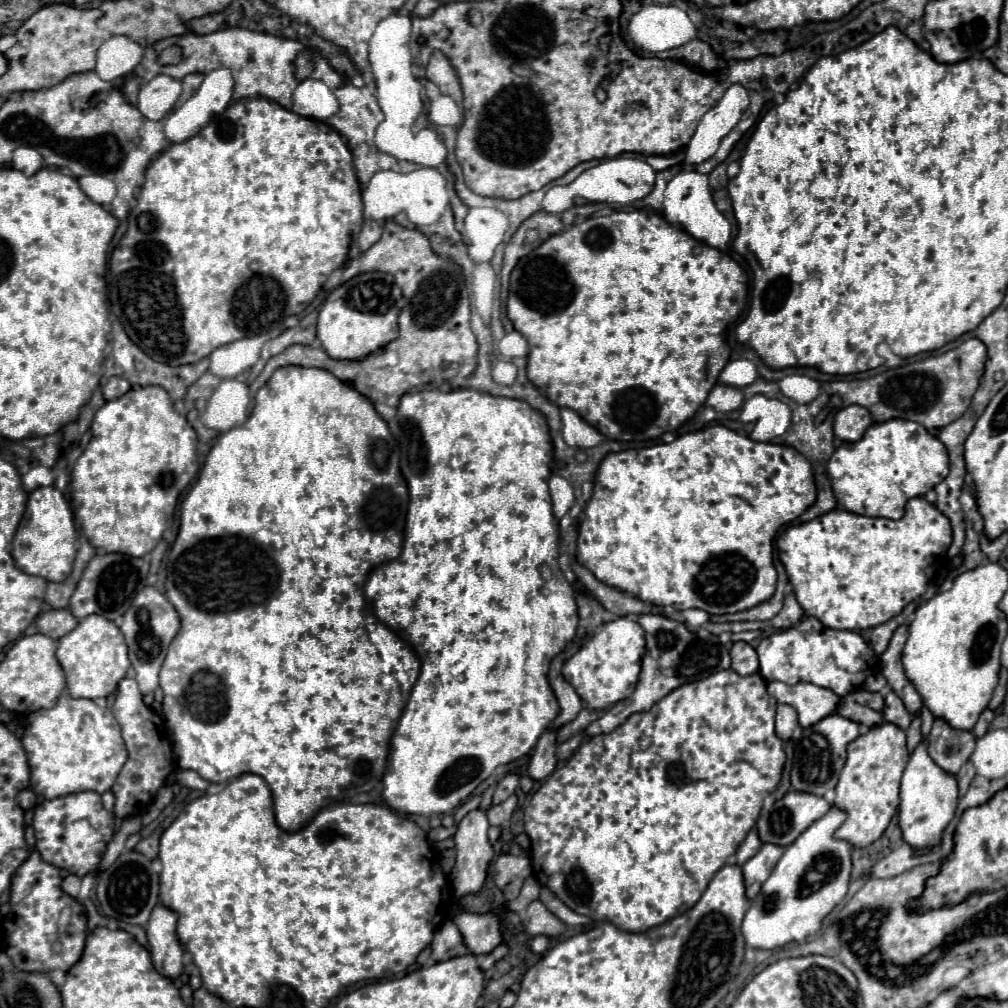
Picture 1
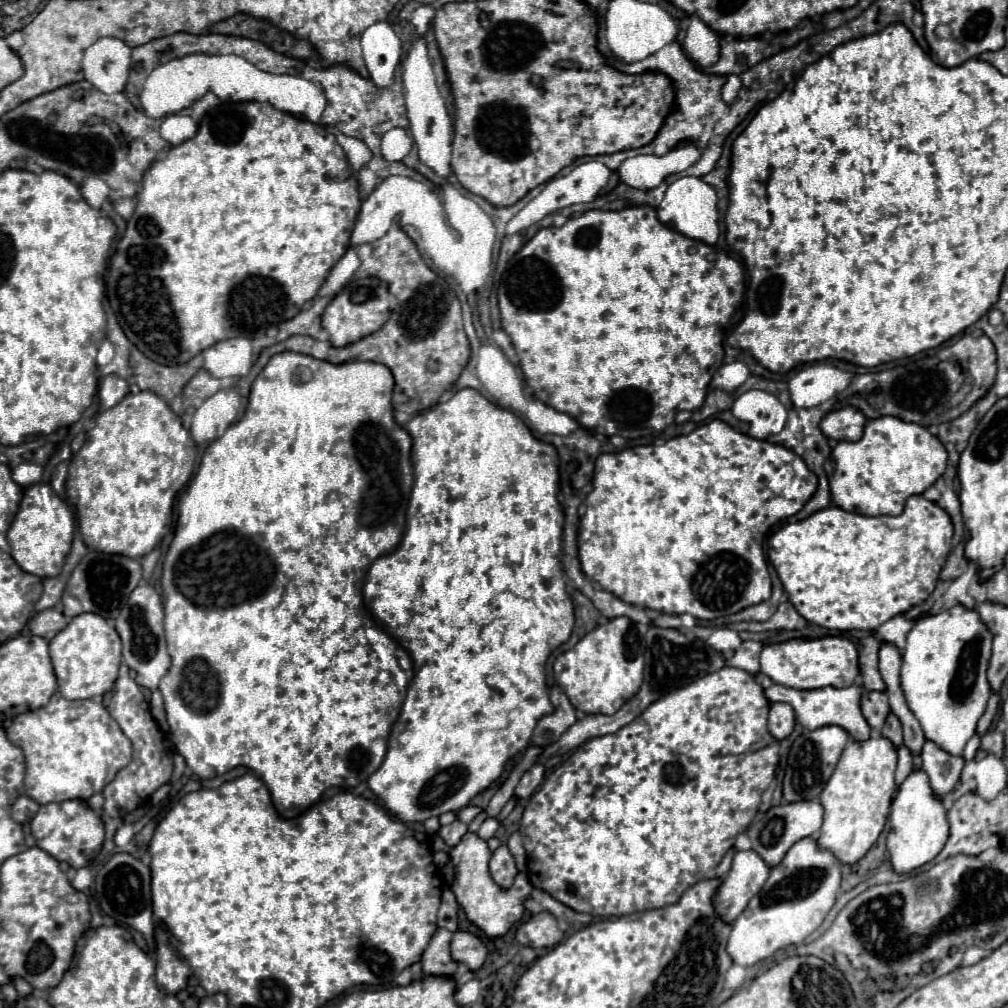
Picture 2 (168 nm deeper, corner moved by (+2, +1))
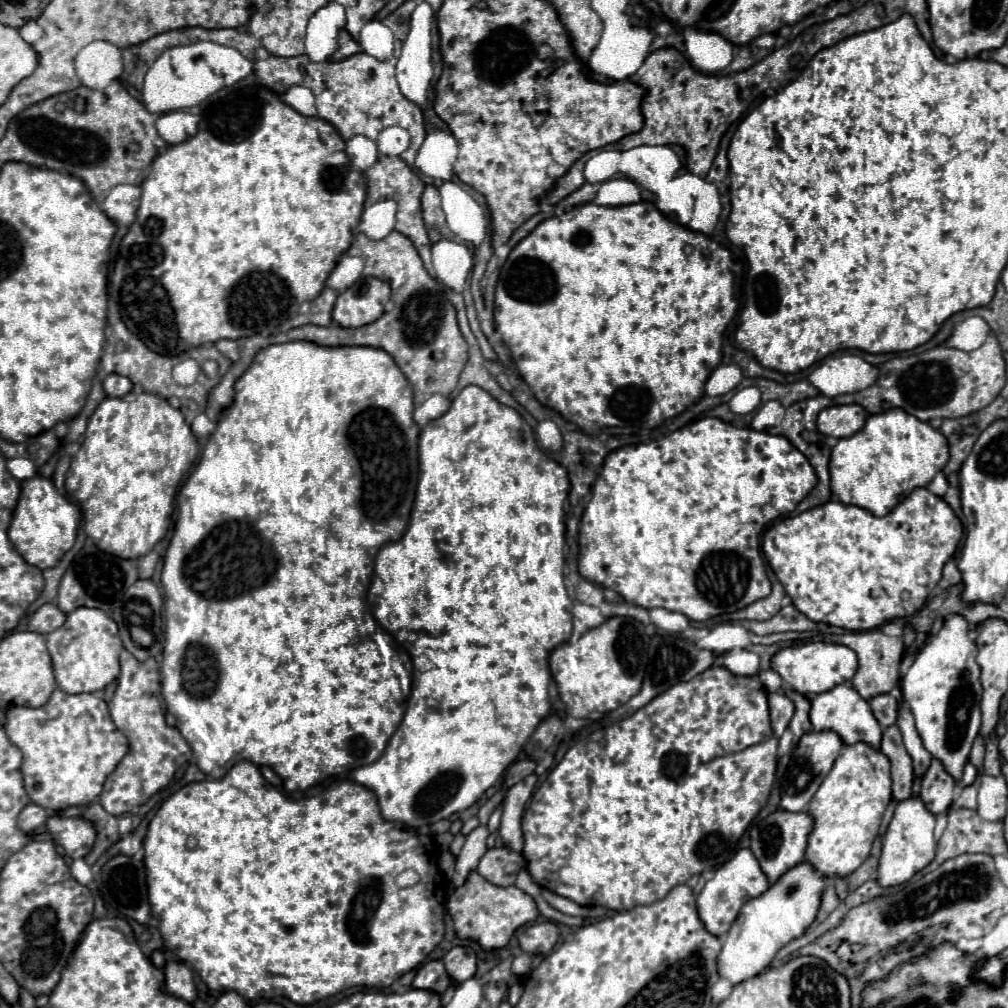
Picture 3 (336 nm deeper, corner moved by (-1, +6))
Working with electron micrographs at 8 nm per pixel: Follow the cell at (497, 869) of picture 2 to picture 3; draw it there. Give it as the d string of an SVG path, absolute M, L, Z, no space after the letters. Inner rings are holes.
M495 847L481 857L477 865L477 873L481 873L481 877L485 877L493 885L507 887L515 883L517 871L523 865L525 865L525 859L521 853L509 847Z

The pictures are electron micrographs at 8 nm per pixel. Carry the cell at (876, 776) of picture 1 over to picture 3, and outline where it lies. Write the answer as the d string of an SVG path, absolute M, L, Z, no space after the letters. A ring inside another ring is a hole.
M855 743L855 745L845 745L841 755L837 757L833 769L829 775L823 779L821 787L817 789L815 797L809 803L809 813L815 819L813 833L809 835L809 845L807 845L807 861L813 863L815 869L819 869L823 875L833 877L833 875L849 875L853 873L869 855L873 839L879 833L879 825L883 819L883 811L891 801L891 763L889 759L879 751L873 749L869 743Z

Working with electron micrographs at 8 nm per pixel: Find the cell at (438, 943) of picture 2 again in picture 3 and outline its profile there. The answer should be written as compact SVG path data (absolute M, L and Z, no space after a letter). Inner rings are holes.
M433 959L427 961L425 965L421 965L421 969L415 975L413 987L415 989L429 989L429 991L437 991L437 993L445 993L445 989L449 987L451 979L445 971L445 965L441 959Z

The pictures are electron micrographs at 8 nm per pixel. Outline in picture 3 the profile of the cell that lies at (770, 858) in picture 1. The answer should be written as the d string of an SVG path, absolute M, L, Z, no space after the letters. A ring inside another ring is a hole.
M739 849L733 859L729 859L727 863L716 869L715 875L705 883L703 891L697 895L699 917L713 935L723 937L729 931L731 923L735 921L741 905L749 897L757 897L757 893L763 893L767 887L769 887L769 879L765 877L757 857L753 857L751 849Z

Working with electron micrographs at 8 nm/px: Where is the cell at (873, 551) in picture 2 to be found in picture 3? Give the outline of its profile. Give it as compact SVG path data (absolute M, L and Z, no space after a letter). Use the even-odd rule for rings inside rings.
M925 487L913 489L891 513L875 517L867 509L829 501L803 511L797 517L781 519L763 535L763 553L785 587L793 605L815 623L827 623L849 631L875 629L889 619L903 619L919 611L941 579L943 565L955 555L963 535L961 521L949 505Z

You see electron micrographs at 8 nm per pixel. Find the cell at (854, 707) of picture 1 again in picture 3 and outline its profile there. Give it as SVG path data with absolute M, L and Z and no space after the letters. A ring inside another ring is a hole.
M881 693L869 699L869 707L881 727L889 727L897 721L897 705L899 701L889 693Z

